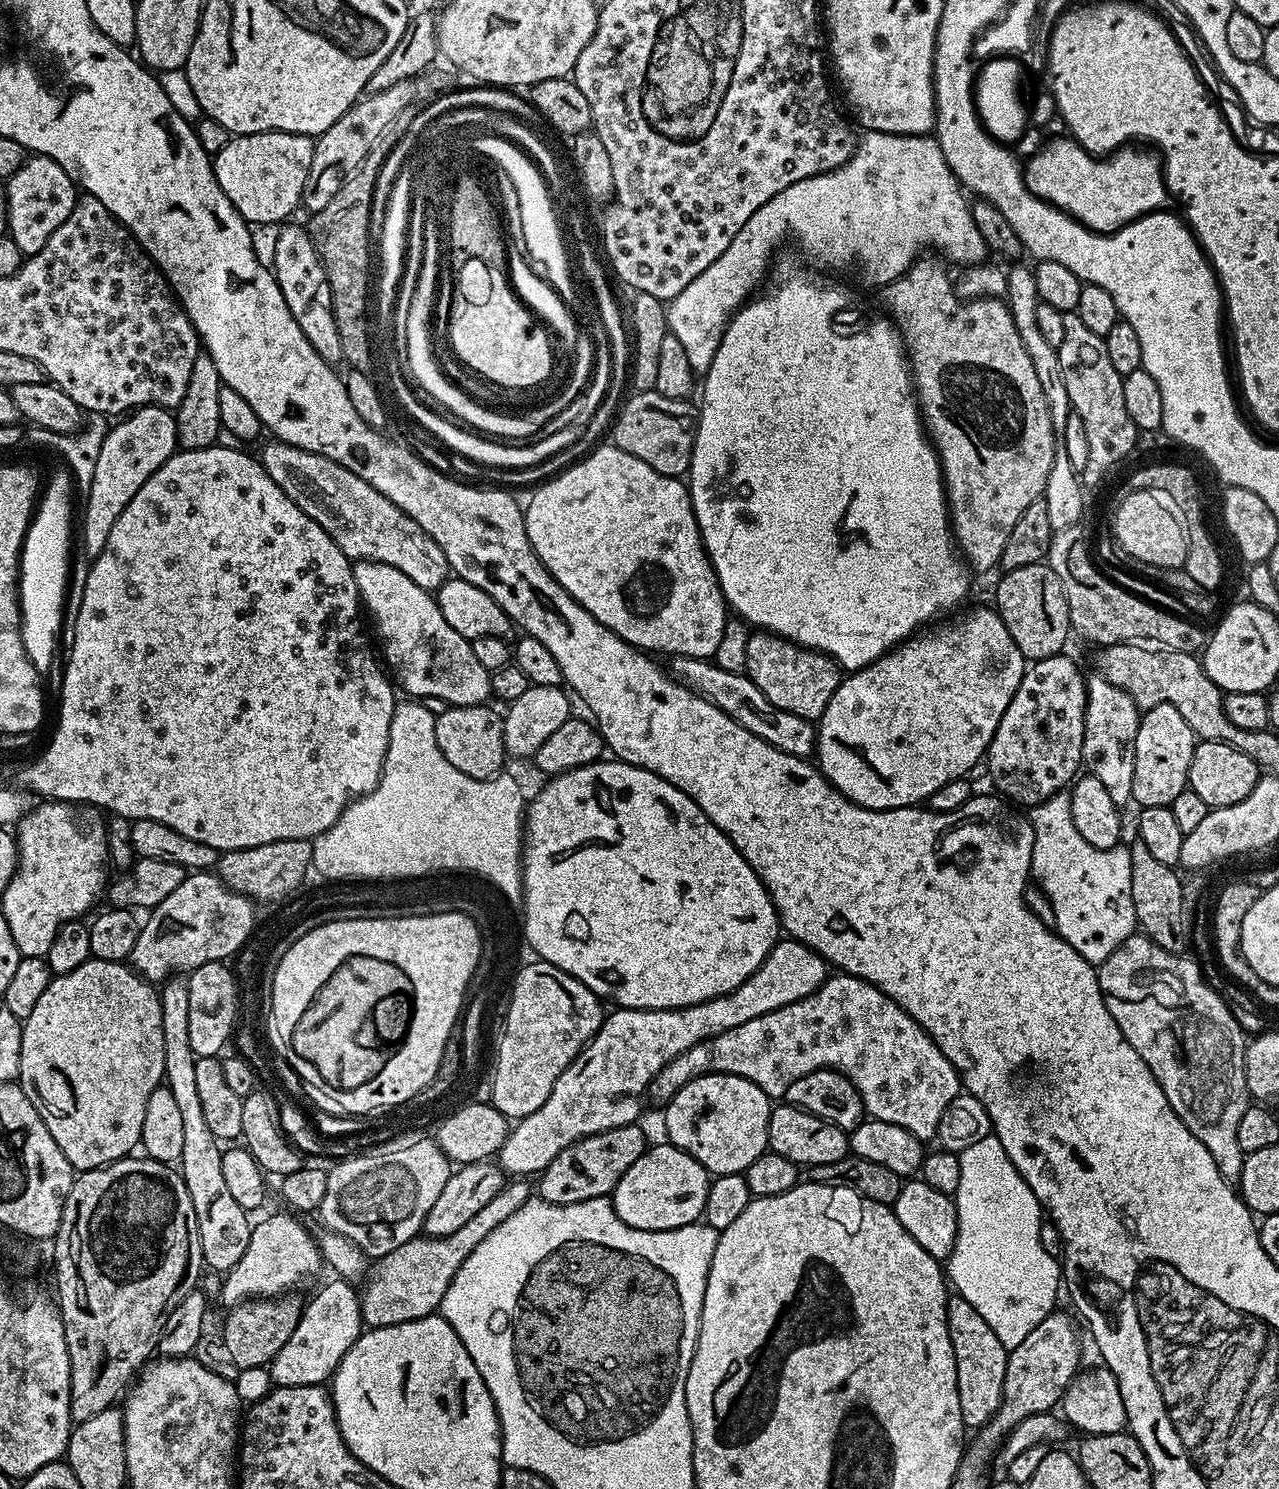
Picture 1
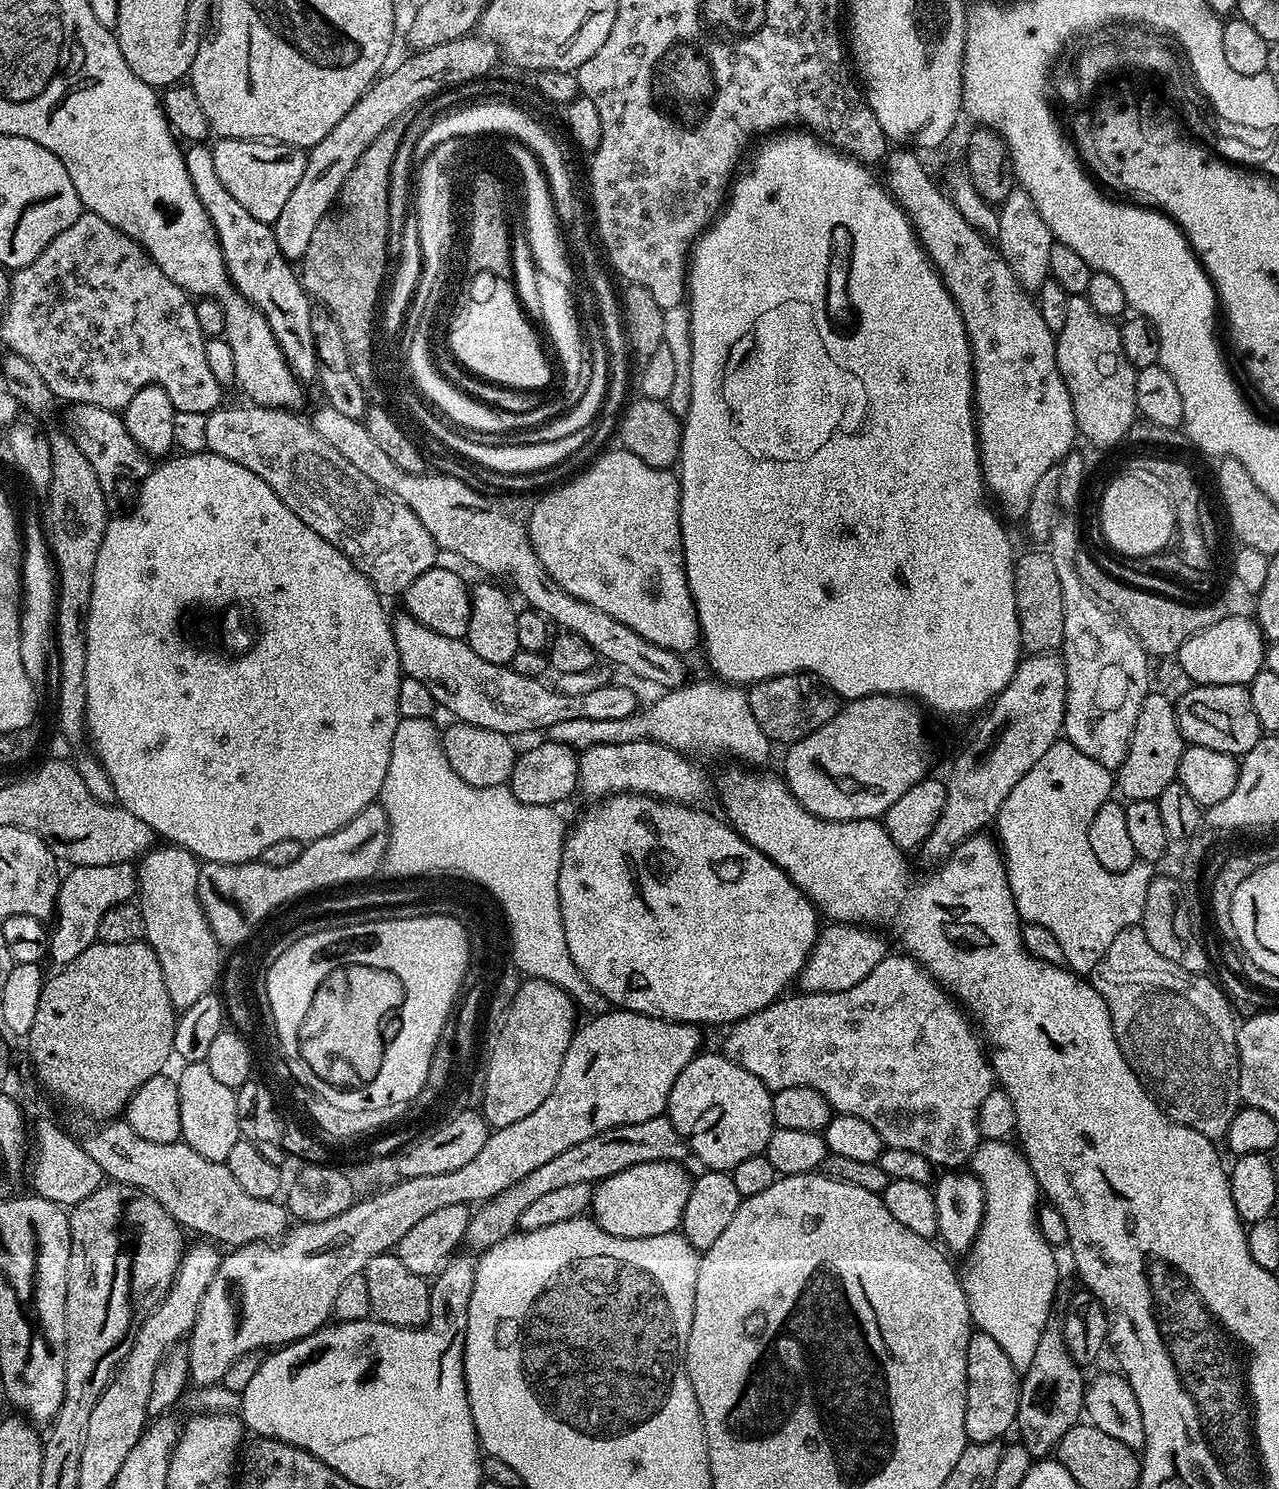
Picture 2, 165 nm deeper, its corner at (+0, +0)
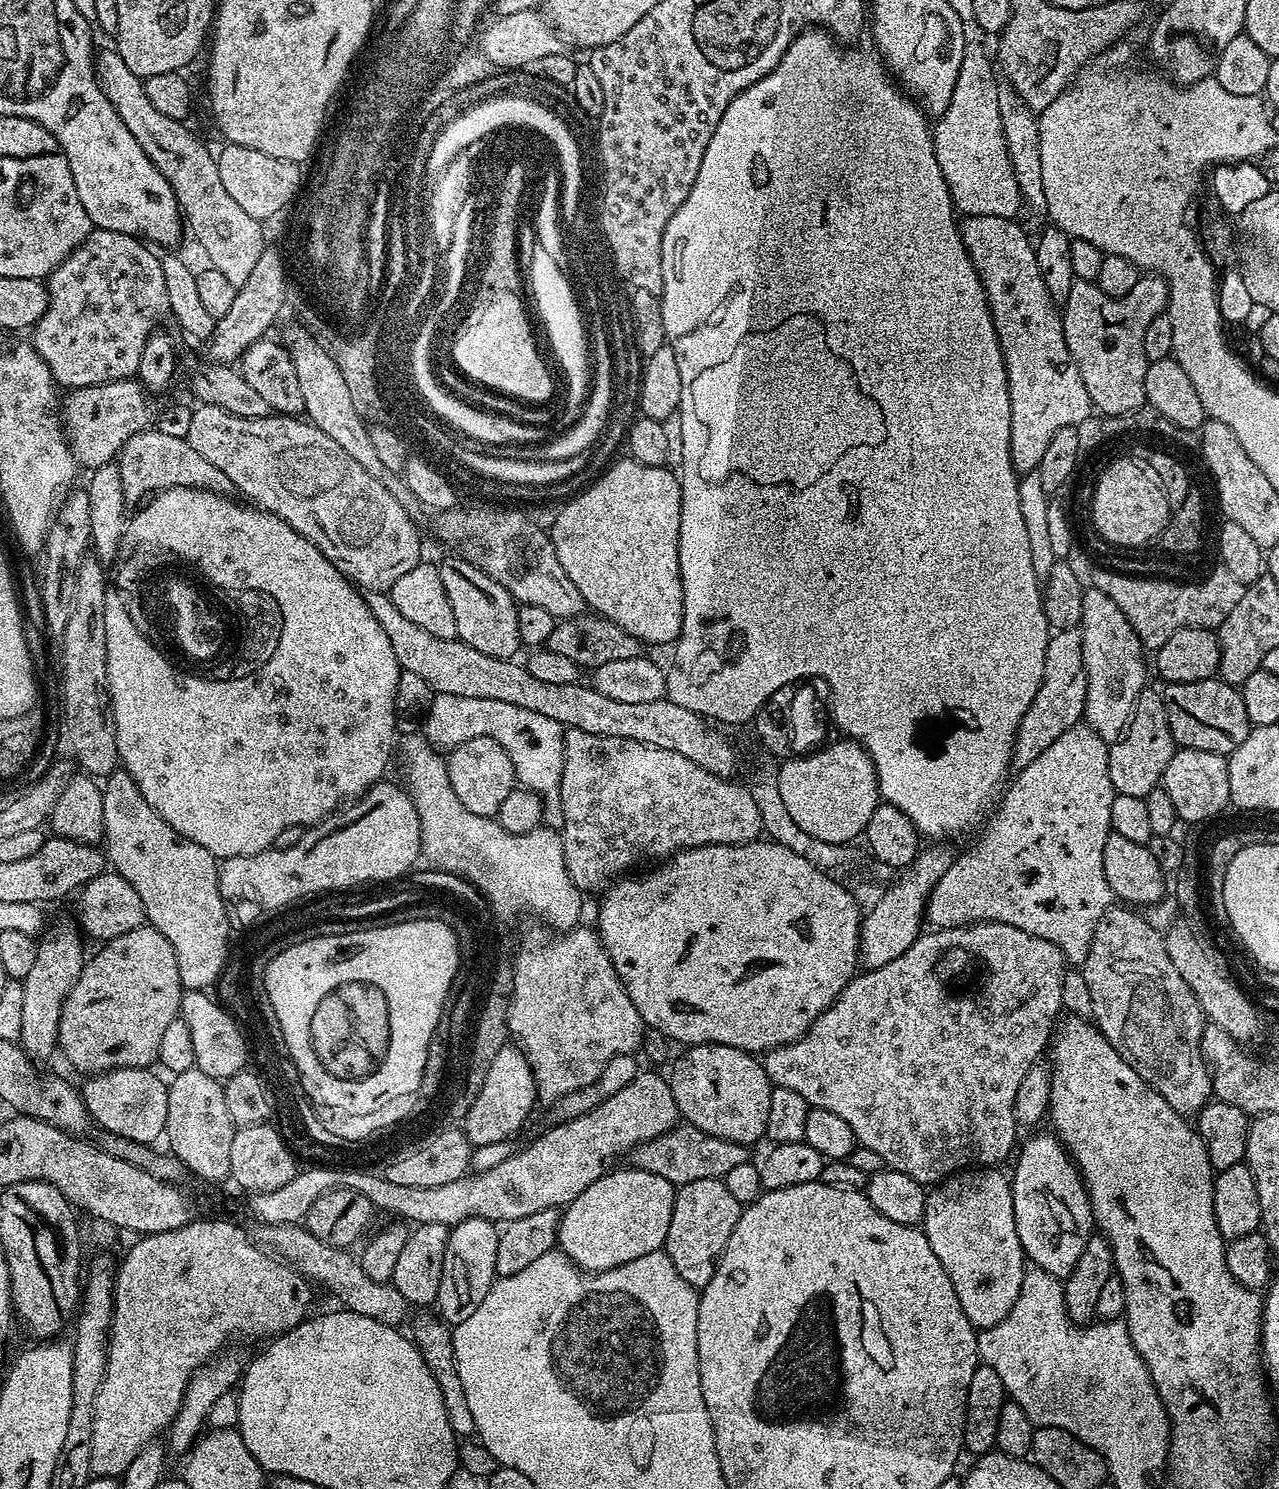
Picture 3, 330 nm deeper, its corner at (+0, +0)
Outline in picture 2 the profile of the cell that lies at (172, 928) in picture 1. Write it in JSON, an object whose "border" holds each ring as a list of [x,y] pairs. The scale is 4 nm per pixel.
{"border":[[[379,803],[368,804],[357,816],[350,822],[346,822],[346,826],[342,826],[334,834],[326,834],[322,838],[304,844],[304,852],[298,854],[298,858],[294,858],[294,862],[290,862],[286,866],[274,866],[263,862],[249,862],[247,864],[213,864],[211,862],[204,862],[200,864],[200,873],[198,874],[198,898],[202,910],[208,919],[208,925],[212,933],[216,935],[216,939],[220,941],[221,945],[228,946],[228,944],[238,944],[240,946],[244,939],[255,930],[256,924],[260,924],[268,915],[271,914],[275,908],[280,908],[283,904],[288,904],[291,900],[296,900],[299,896],[308,896],[311,892],[316,892],[319,888],[332,888],[335,884],[348,884],[351,880],[368,880],[371,876],[375,877],[378,873],[379,866],[383,862],[383,856],[388,849],[388,815],[384,813],[383,807]]]}

